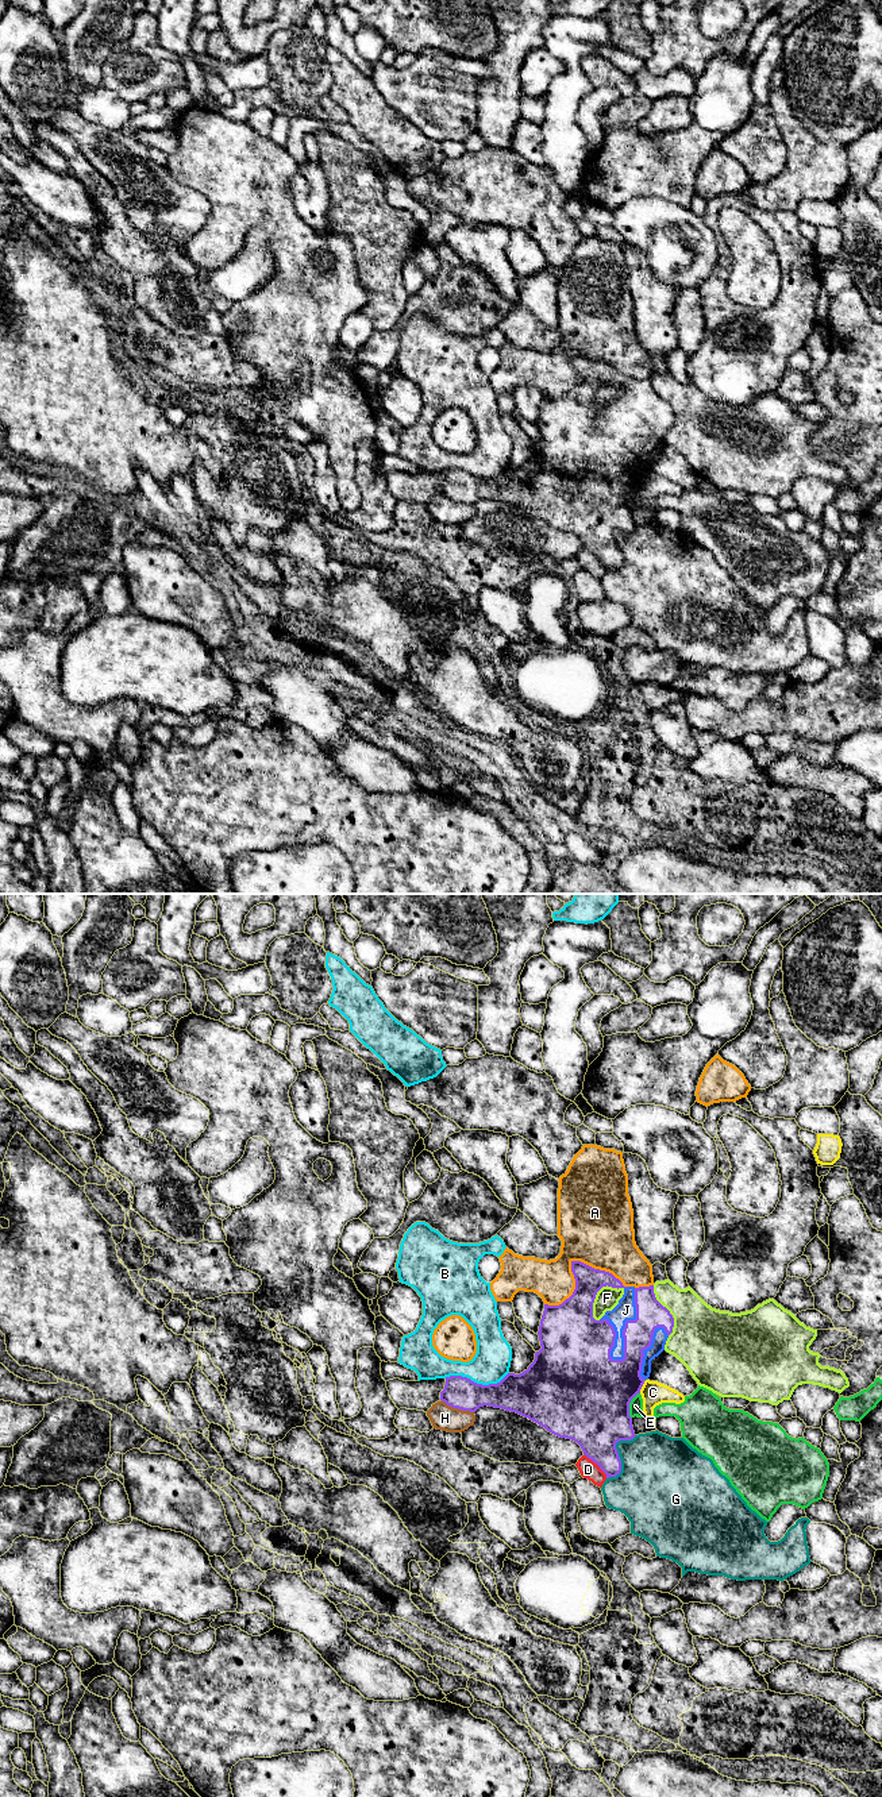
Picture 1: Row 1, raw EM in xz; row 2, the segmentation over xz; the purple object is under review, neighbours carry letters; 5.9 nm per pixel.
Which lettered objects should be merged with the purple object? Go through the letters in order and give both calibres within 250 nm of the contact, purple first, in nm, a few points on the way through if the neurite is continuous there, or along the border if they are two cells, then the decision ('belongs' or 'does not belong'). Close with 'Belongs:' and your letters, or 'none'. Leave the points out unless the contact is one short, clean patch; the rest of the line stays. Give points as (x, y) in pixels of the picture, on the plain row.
A: calibres 160 and 420 nm; does not belong
B: calibres 220 and 220 nm; does not belong
C: calibres 380 and 140 nm; does not belong
D: calibres 340 and 110 nm; does not belong
E: calibres 500 and 80 nm; does not belong
F: calibres 300 and 140 nm; does not belong
G: calibres 380 and 420 nm; does not belong
H: calibres 190 and 150 nm; does not belong
J: calibres 280 and 120 nm; belongs
Belongs: J

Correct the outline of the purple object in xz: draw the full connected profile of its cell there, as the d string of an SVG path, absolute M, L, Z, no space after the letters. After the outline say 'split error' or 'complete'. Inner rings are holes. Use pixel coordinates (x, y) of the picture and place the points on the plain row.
M571 354L575 371L573 387L559 398L544 397L539 419L542 441L520 467L508 466L500 475L482 478L462 468L446 470L440 493L452 501L475 505L488 498L516 505L548 525L577 535L583 548L606 567L621 564L616 536L635 531L629 495L640 486L651 466L651 454L673 425L674 410L655 390L654 378L624 379L612 366ZM602 379L623 381L619 397L596 413L593 396Z | split error

